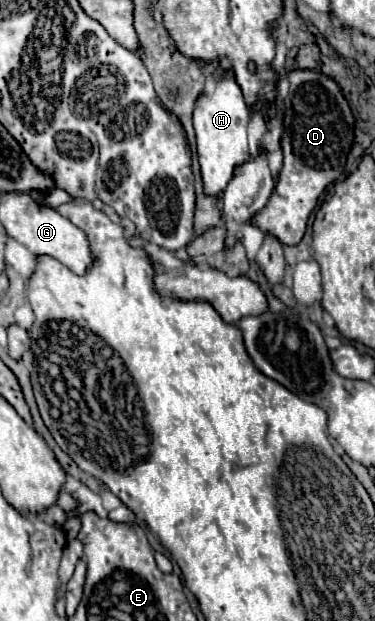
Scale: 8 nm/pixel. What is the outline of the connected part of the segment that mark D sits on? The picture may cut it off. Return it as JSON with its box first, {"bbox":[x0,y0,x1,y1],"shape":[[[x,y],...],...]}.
{"bbox":[249,71,353,245],"shape":[[[291,71],[289,93],[283,99],[283,167],[267,205],[249,221],[283,245],[297,245],[307,229],[307,219],[319,195],[333,183],[343,167],[353,143],[353,115],[339,85],[313,71]]]}

